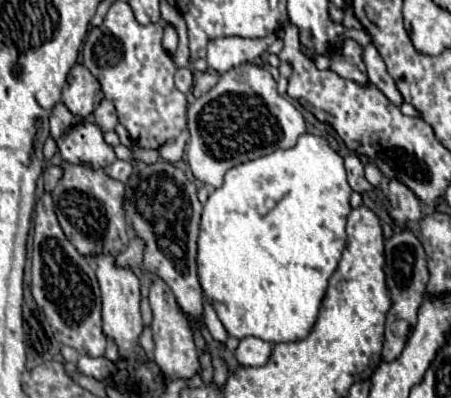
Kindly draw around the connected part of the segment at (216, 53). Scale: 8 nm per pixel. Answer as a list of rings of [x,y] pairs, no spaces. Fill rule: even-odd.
[[[275,34],[265,38],[253,38],[253,40],[239,38],[239,36],[217,38],[211,40],[207,46],[207,62],[213,70],[223,74],[245,62],[257,60],[271,42],[275,42]]]

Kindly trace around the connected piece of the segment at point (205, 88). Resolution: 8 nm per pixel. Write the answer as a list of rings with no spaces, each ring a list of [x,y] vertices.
[[[203,72],[197,80],[195,80],[195,84],[193,84],[193,96],[195,98],[199,98],[199,96],[203,96],[205,92],[209,92],[215,84],[217,84],[217,74],[209,74],[209,72]]]

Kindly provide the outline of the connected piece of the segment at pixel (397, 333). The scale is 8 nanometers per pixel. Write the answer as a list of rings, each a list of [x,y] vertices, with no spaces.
[[[401,230],[393,234],[385,242],[385,280],[387,290],[391,294],[391,310],[385,324],[385,344],[383,344],[383,360],[393,362],[405,348],[409,334],[413,330],[413,324],[417,320],[417,310],[425,296],[425,284],[429,282],[425,252],[419,242],[419,238],[411,230]]]

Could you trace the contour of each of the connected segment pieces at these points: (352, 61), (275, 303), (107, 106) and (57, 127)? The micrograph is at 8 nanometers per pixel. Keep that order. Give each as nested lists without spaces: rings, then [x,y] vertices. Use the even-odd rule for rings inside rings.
[[[345,40],[339,48],[335,48],[331,52],[331,68],[343,76],[343,78],[351,78],[359,84],[367,82],[367,72],[365,72],[365,64],[361,60],[361,44],[353,42],[353,40]]]
[[[303,134],[299,138],[299,142],[295,144],[293,150],[289,150],[291,156],[283,156],[285,150],[279,150],[279,152],[273,152],[273,154],[267,154],[267,156],[261,156],[257,160],[251,160],[251,162],[245,162],[245,164],[239,164],[235,168],[231,168],[227,174],[225,174],[225,182],[221,188],[217,188],[207,204],[203,206],[203,216],[201,216],[201,228],[199,228],[199,254],[197,254],[197,264],[199,264],[199,280],[201,280],[201,286],[203,286],[203,294],[205,298],[211,302],[211,306],[215,308],[219,320],[223,322],[225,330],[235,336],[235,338],[247,338],[247,336],[257,336],[261,340],[267,340],[267,342],[295,342],[295,340],[303,340],[315,320],[317,320],[317,314],[319,314],[319,306],[321,306],[321,300],[325,296],[325,290],[327,290],[327,282],[331,278],[331,274],[335,272],[337,264],[339,264],[339,258],[341,258],[341,252],[345,248],[345,222],[347,222],[347,216],[351,212],[351,206],[349,206],[349,196],[351,196],[351,188],[347,184],[347,174],[345,174],[345,166],[343,166],[343,158],[329,146],[329,142],[323,138],[323,136],[315,136],[315,134]]]
[[[103,100],[97,110],[95,110],[95,118],[97,118],[97,124],[103,132],[109,132],[117,126],[117,110],[113,108],[113,102],[111,100]]]
[[[59,102],[51,112],[51,136],[59,140],[69,128],[73,128],[73,124],[77,124],[77,118]]]

